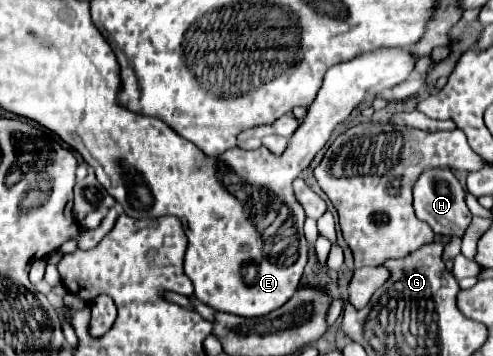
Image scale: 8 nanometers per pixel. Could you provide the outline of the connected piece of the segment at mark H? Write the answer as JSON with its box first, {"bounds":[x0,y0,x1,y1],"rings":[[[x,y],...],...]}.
{"bounds":[413,169,473,237],"rings":[[[427,169],[417,179],[417,183],[413,187],[413,207],[415,207],[415,215],[421,221],[429,223],[431,229],[435,231],[435,235],[463,237],[473,221],[473,215],[471,215],[469,207],[465,205],[465,191],[449,169]]]}

